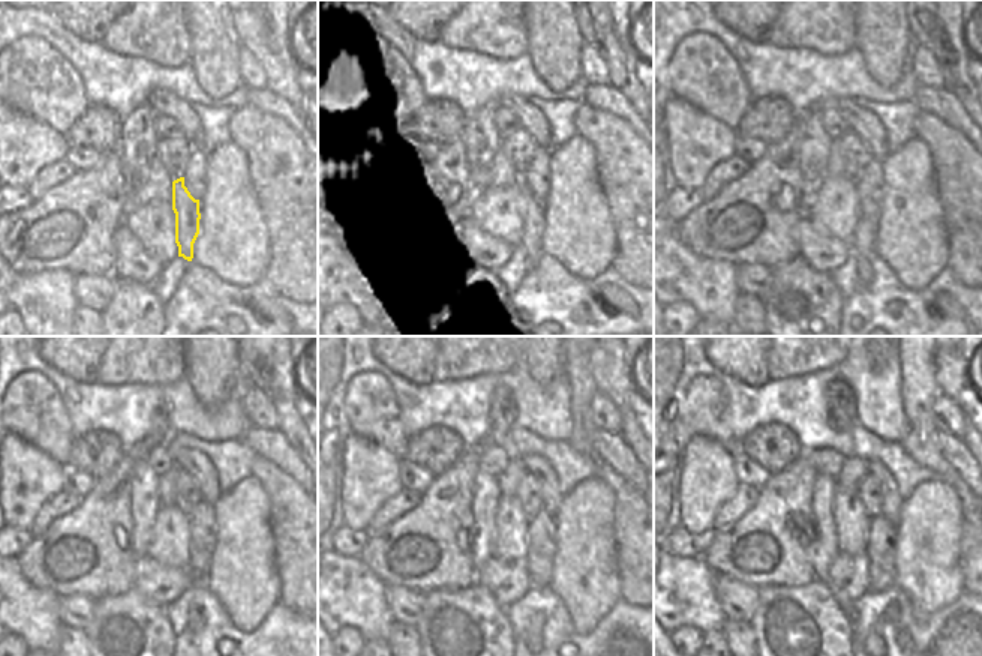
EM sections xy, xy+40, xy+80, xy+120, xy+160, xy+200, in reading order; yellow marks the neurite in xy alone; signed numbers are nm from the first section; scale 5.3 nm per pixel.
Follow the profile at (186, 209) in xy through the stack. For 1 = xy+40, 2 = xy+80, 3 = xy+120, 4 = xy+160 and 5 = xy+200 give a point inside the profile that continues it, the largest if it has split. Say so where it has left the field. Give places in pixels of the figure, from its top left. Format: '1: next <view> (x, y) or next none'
1: next xy+40 (529, 243)
2: next xy+80 (862, 242)
3: next xy+120 (195, 617)
4: next xy+160 (532, 635)
5: next xy+200 (871, 641)

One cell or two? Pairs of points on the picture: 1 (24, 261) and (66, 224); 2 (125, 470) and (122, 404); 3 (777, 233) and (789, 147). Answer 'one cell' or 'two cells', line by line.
1: one cell
2: two cells
3: one cell

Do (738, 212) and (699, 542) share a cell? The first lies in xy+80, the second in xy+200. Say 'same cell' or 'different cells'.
different cells

